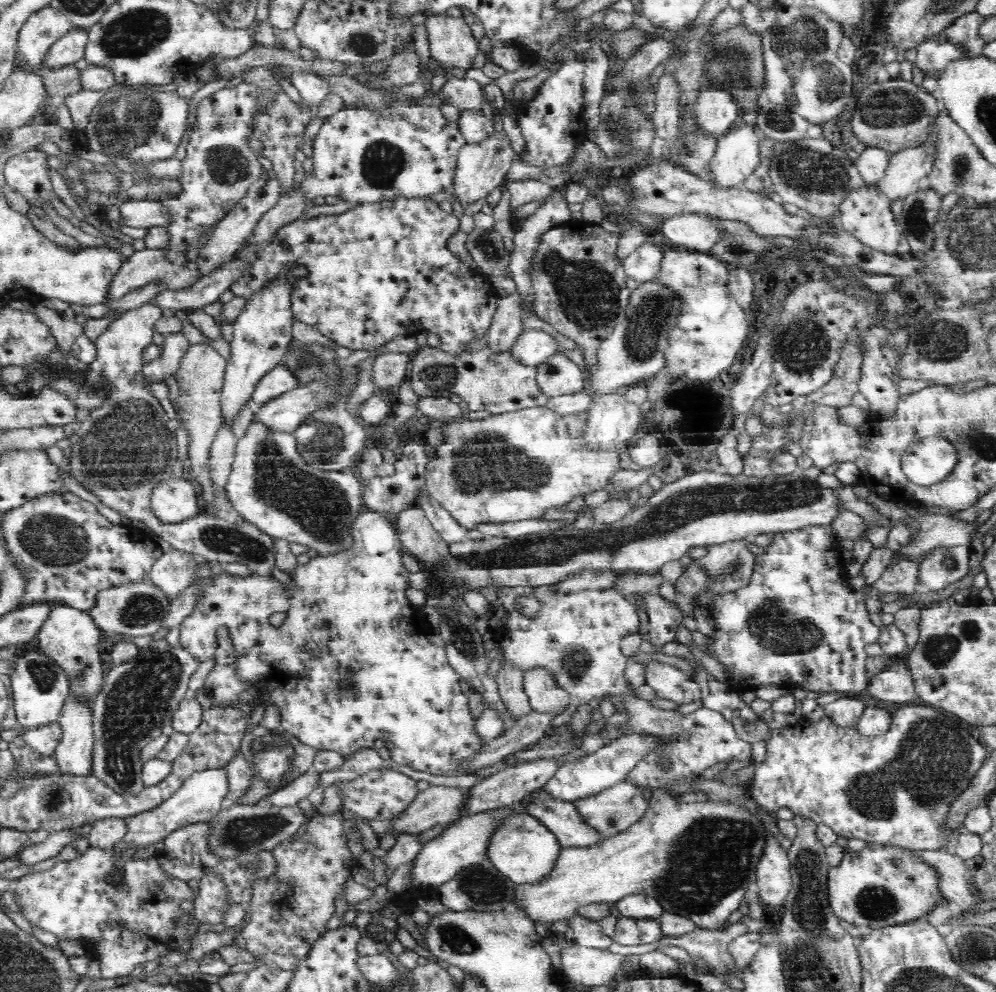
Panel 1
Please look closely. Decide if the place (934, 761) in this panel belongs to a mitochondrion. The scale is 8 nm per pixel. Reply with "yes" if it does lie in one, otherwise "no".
yes

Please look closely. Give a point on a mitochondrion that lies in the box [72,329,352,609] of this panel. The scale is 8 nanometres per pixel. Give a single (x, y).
(132, 443)

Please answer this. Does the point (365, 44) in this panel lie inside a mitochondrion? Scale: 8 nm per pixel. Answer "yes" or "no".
yes

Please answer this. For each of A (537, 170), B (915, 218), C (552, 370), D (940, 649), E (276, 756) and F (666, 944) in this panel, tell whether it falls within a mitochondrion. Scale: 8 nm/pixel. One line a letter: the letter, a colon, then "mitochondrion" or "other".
A: other
B: mitochondrion
C: mitochondrion
D: mitochondrion
E: mitochondrion
F: other

